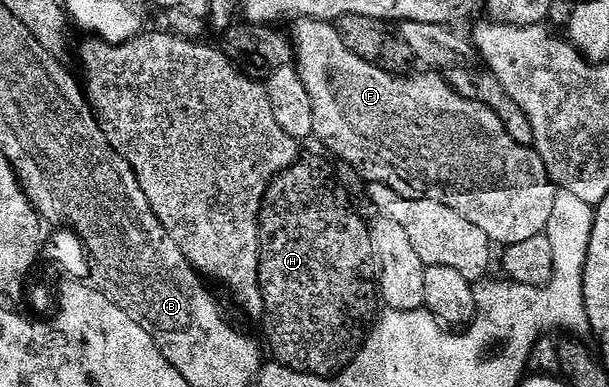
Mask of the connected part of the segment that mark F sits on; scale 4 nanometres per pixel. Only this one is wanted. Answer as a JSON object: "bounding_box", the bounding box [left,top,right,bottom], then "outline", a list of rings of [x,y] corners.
{"bounding_box":[289,18,557,247],"outline":[[[296,18],[294,23],[295,28],[290,28],[289,31],[289,38],[295,48],[293,63],[299,72],[301,81],[305,81],[305,89],[309,89],[309,101],[313,101],[314,138],[320,139],[336,155],[334,157],[336,160],[353,165],[363,174],[364,179],[372,183],[384,183],[389,189],[395,190],[408,201],[428,199],[429,201],[437,201],[446,207],[452,207],[454,211],[459,211],[462,215],[466,215],[469,221],[473,221],[473,225],[477,225],[477,229],[481,229],[481,233],[485,233],[491,238],[492,244],[508,247],[509,245],[517,245],[517,241],[526,241],[529,237],[537,237],[546,232],[549,217],[553,217],[557,188],[551,182],[549,173],[545,169],[545,161],[541,161],[541,157],[536,153],[534,147],[517,145],[517,141],[513,141],[513,137],[509,137],[501,117],[497,117],[497,113],[493,113],[493,109],[481,105],[476,99],[461,97],[461,93],[453,90],[450,82],[442,74],[406,75],[392,73],[369,65],[369,61],[361,61],[361,57],[357,57],[357,53],[353,53],[345,45],[345,41],[339,35],[338,26],[332,25],[330,22],[321,19]]]}

